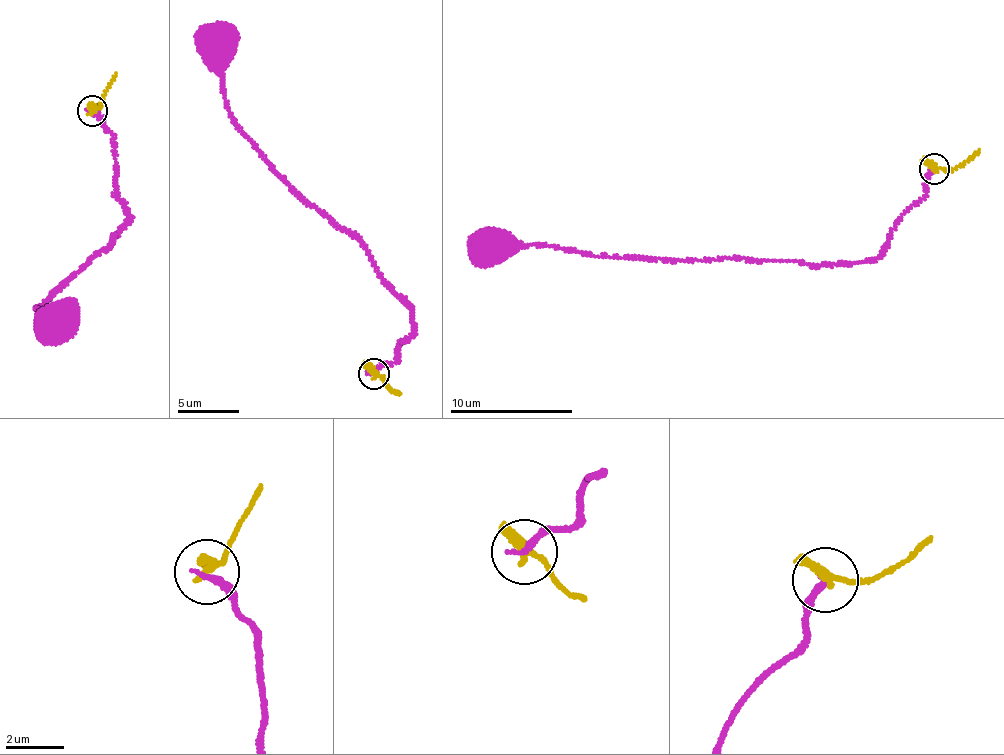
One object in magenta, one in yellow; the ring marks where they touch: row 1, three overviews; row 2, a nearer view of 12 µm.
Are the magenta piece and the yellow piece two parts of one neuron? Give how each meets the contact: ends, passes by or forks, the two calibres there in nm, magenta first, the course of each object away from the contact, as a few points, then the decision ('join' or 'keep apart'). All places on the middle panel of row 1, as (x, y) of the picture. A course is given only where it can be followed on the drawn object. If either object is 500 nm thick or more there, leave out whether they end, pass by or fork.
magenta ends | yellow ends | 260/420 nm | magenta via (373, 374), (412, 333), (411, 307), (369, 251), (246, 134), (224, 98), (230, 43), (222, 40) | yellow via (373, 374), (399, 393) | keep apart

